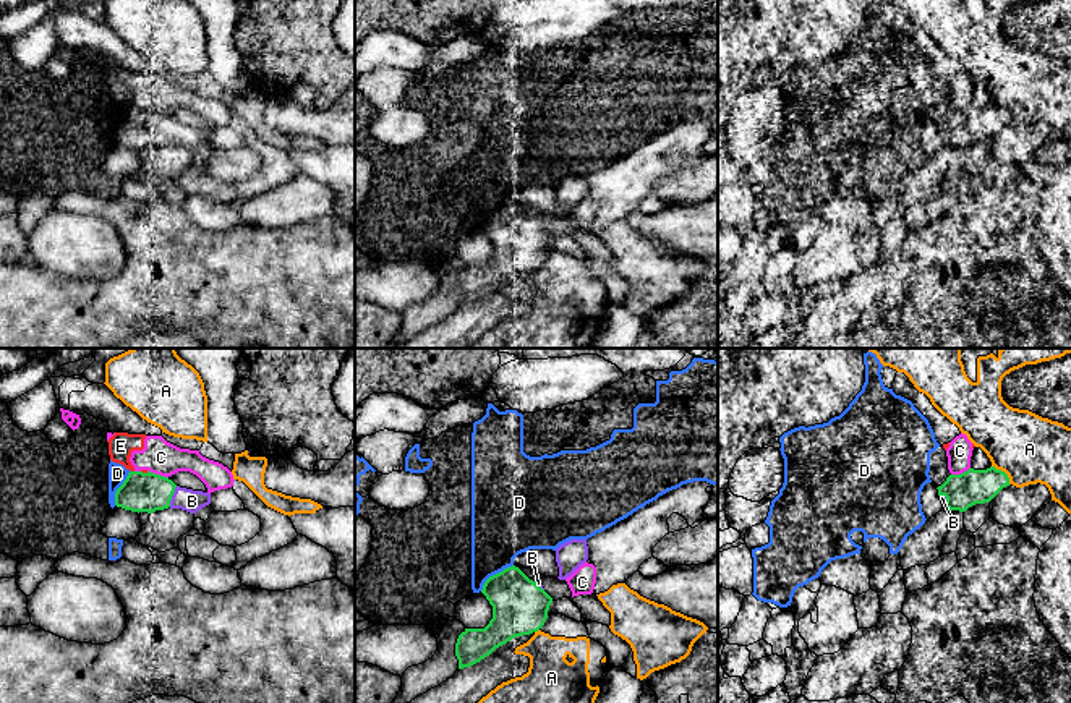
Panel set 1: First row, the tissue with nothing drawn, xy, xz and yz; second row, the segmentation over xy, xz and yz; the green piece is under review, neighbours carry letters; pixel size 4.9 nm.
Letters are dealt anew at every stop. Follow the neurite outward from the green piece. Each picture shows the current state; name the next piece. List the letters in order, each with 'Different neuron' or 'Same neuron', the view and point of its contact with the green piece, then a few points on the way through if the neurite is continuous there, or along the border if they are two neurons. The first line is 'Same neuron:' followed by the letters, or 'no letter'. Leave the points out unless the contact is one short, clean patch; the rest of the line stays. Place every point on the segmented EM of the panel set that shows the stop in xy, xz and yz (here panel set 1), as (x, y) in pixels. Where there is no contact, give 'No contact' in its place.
Same neuron: B
A: Different neuron. Touches green at yz (1003, 472)
B: Same neuron. Touches green at xy (172, 494)
C: Different neuron. Touches green at xy (157, 475)
D: Different neuron. Touches green at xz (496, 574)
E: Different neuron. Touches green at xy (132, 472)

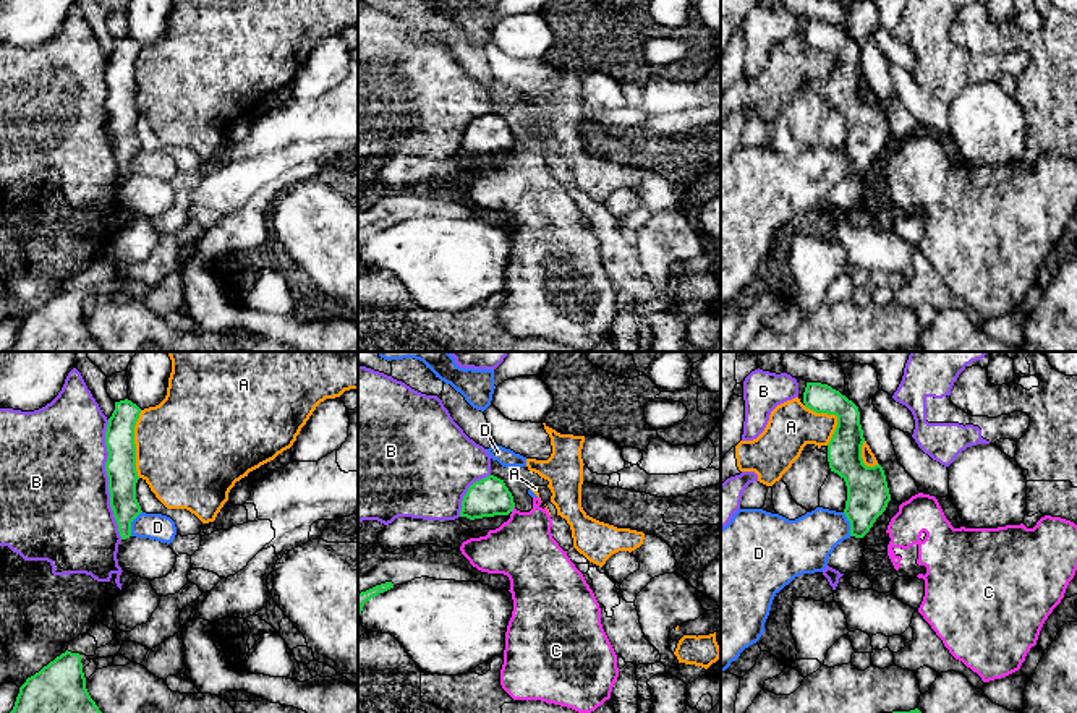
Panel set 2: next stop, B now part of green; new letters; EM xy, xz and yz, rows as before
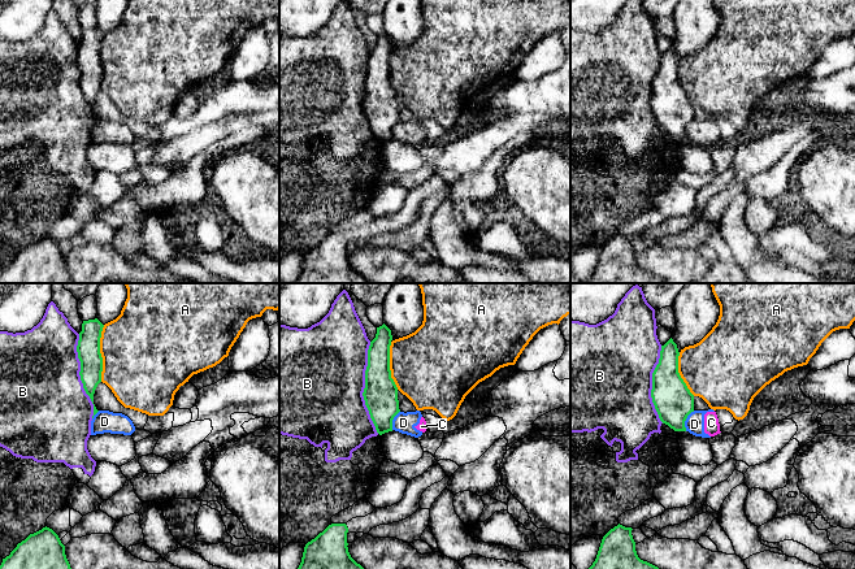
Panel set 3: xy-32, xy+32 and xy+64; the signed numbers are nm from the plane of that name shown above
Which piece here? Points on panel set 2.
Same neuron: no letter
A: Different neuron. Touches green at xy (135, 444)
B: Different neuron. Touches green at xy (109, 480)
C: Different neuron. Touches green at xz (512, 509)
D: Different neuron. Touches green at xy (130, 524). Boundary: xy (141, 511), (131, 522), (130, 535)

